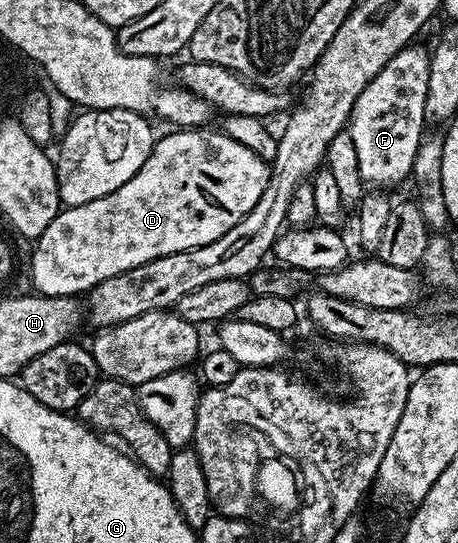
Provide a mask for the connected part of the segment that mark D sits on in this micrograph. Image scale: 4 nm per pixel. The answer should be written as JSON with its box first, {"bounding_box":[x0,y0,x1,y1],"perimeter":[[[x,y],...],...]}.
{"bounding_box":[32,129,269,296],"perimeter":[[[176,129],[165,139],[157,138],[146,163],[116,191],[86,205],[60,210],[35,240],[32,283],[36,287],[33,288],[41,295],[79,296],[91,291],[106,277],[126,273],[126,269],[146,265],[163,255],[210,245],[210,241],[218,241],[222,233],[250,213],[258,197],[262,197],[262,189],[266,189],[269,164],[219,130],[206,130]]]}

